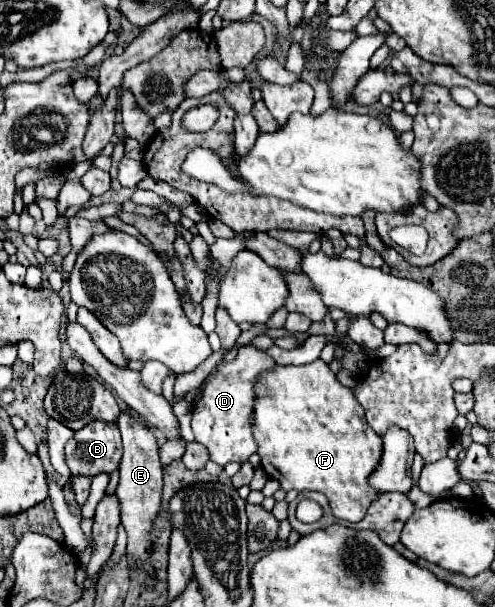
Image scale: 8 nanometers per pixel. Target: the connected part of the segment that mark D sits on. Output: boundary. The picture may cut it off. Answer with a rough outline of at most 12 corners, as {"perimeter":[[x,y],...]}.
{"perimeter":[[242,346],[192,410],[196,442],[224,466],[258,452],[252,384],[274,360]]}

